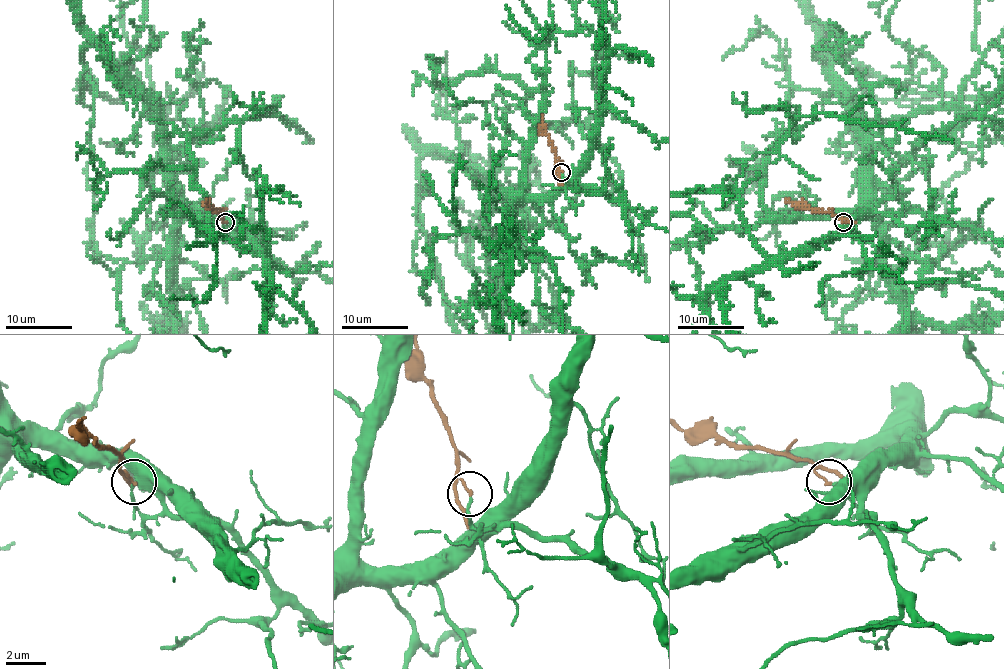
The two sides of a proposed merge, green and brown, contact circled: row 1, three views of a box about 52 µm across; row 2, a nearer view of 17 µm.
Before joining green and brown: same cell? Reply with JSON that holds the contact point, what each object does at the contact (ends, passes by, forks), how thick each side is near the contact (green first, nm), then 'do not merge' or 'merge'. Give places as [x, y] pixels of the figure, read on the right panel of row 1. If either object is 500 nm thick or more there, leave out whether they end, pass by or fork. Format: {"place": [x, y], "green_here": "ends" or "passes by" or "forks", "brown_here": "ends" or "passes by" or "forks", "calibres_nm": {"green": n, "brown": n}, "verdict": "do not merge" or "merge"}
{"place": [843, 222], "green_here": "ends", "brown_here": "ends", "calibres_nm": {"green": 110, "brown": 110}, "verdict": "do not merge"}

